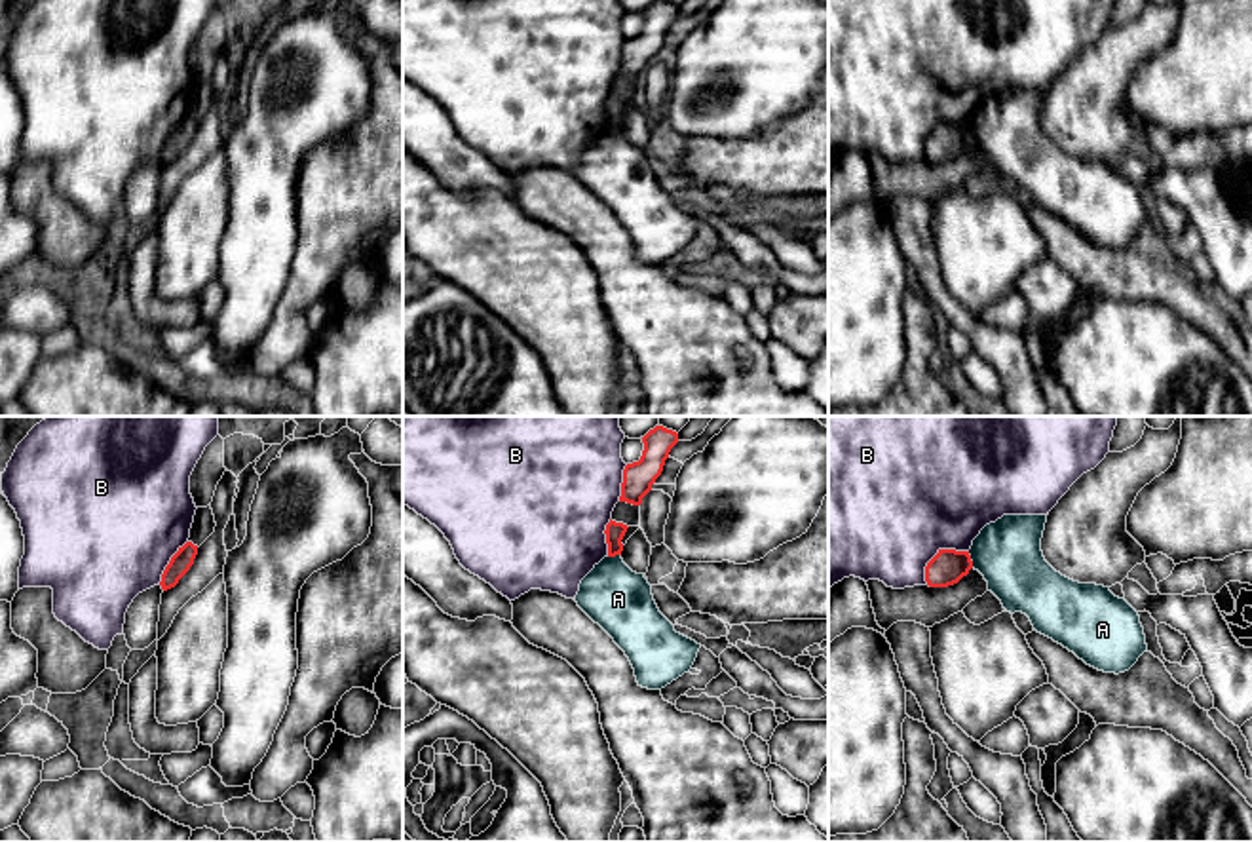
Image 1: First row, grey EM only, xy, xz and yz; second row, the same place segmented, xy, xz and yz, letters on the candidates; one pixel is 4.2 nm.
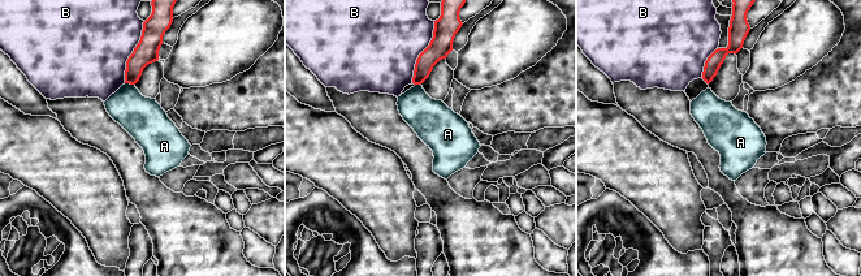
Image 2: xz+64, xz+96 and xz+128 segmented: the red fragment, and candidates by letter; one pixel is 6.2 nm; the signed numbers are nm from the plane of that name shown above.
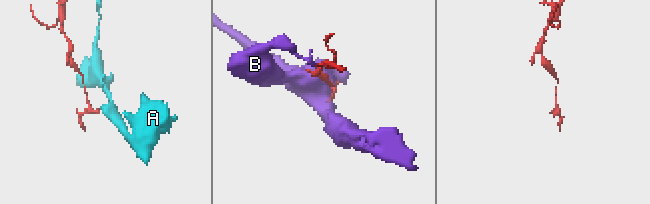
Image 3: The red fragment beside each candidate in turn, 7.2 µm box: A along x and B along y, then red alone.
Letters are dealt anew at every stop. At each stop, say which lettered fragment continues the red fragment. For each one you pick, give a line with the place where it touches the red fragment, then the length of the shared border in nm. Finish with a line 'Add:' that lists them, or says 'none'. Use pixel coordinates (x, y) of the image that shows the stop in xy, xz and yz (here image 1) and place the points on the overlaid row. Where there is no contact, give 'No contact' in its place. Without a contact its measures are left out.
Add: none

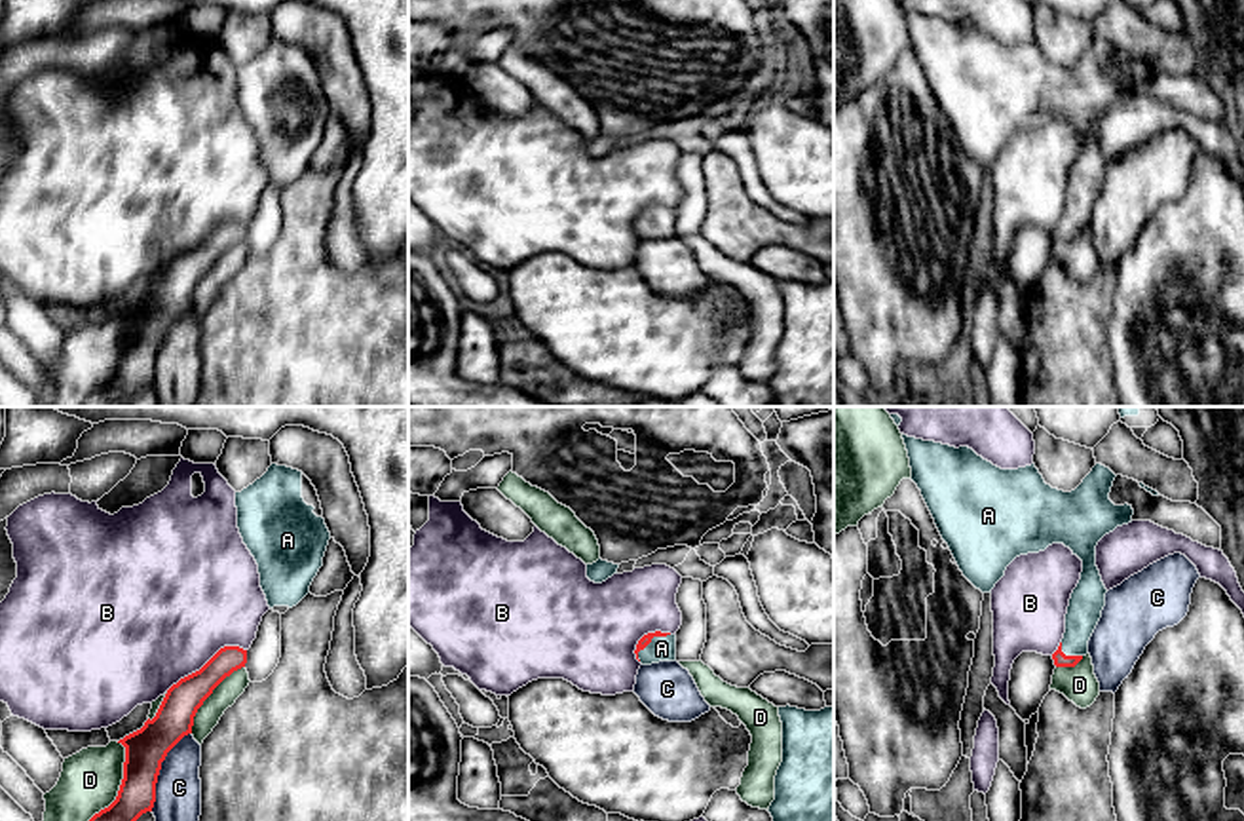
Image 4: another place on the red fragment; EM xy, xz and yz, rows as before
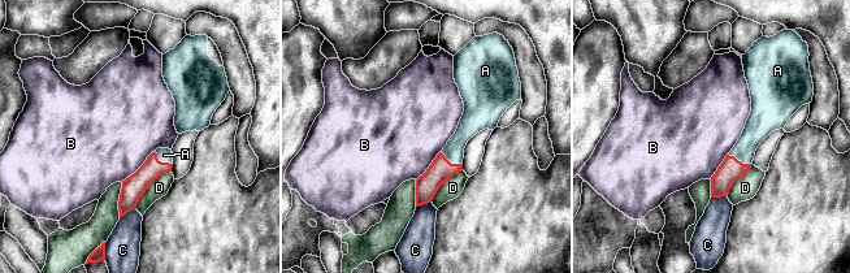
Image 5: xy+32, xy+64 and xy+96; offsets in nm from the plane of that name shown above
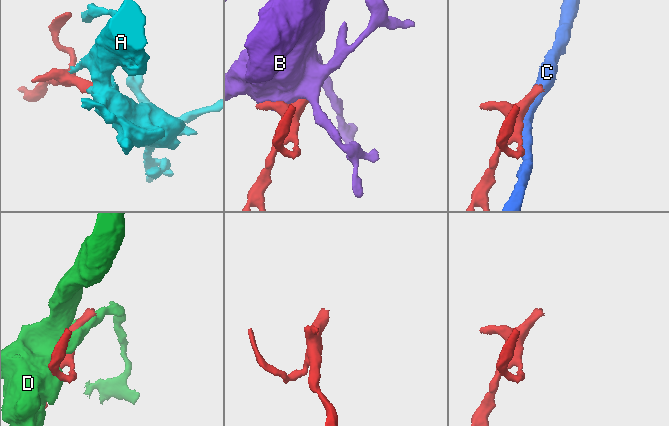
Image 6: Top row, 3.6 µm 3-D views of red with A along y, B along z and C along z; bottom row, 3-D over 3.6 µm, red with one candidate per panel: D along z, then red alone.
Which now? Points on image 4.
A: Touches red at xz (650, 641). Shared border 180 nm
Add: A

